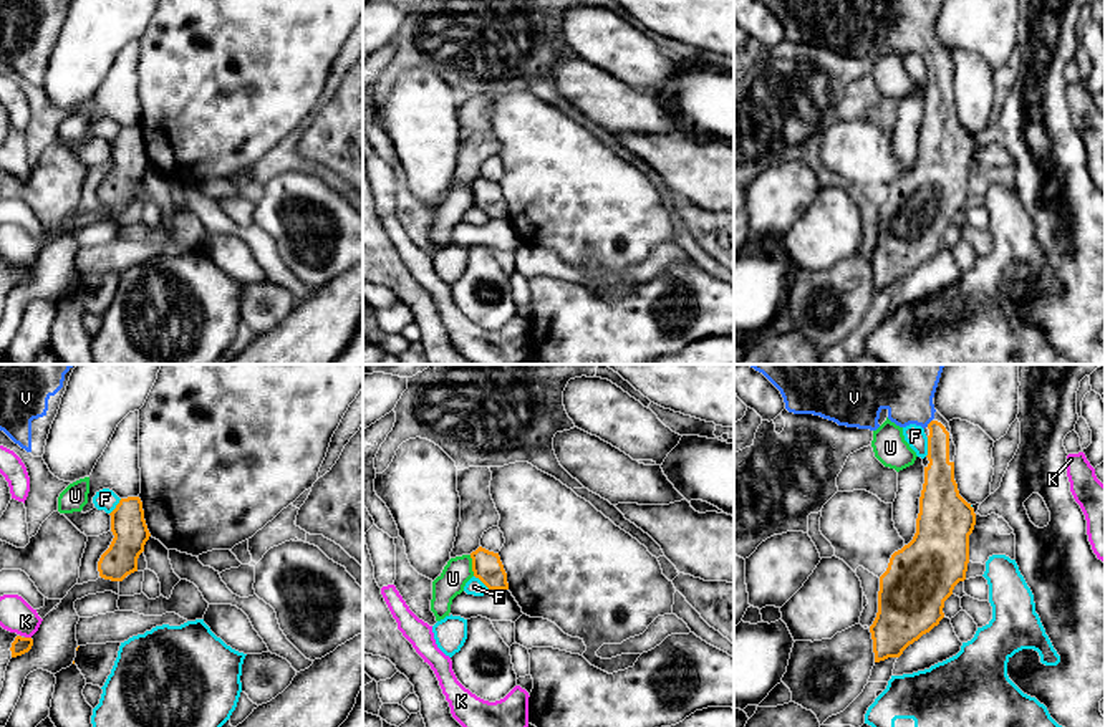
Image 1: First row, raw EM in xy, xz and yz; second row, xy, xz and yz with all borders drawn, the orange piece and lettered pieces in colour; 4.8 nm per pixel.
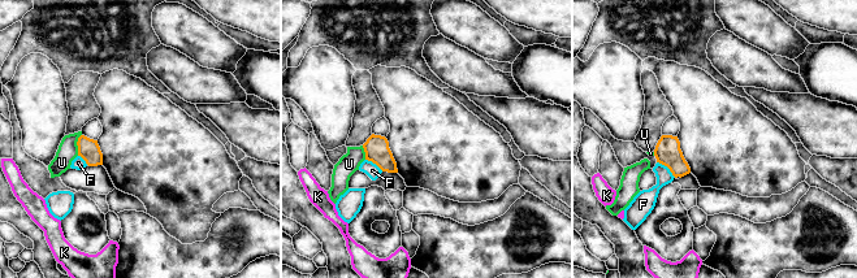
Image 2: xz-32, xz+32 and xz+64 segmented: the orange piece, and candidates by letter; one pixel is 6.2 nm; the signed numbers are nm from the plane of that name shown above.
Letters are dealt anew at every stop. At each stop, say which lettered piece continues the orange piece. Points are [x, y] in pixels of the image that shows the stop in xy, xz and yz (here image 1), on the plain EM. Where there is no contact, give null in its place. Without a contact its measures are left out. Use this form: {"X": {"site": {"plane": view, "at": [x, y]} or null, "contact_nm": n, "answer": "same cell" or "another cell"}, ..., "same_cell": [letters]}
{"F": {"site": {"plane": "yz", "at": [928, 77]}, "contact_nm": 100, "answer": "another cell"}, "K": {"site": {"plane": "xy", "at": [28, 267]}, "contact_nm": 30, "answer": "another cell"}, "U": {"site": {"plane": "xz", "at": [472, 194]}, "contact_nm": 110, "answer": "another cell"}, "V": {"site": {"plane": "yz", "at": [930, 52]}, "contact_nm": 50, "answer": "same cell"}, "same_cell": ["V"]}

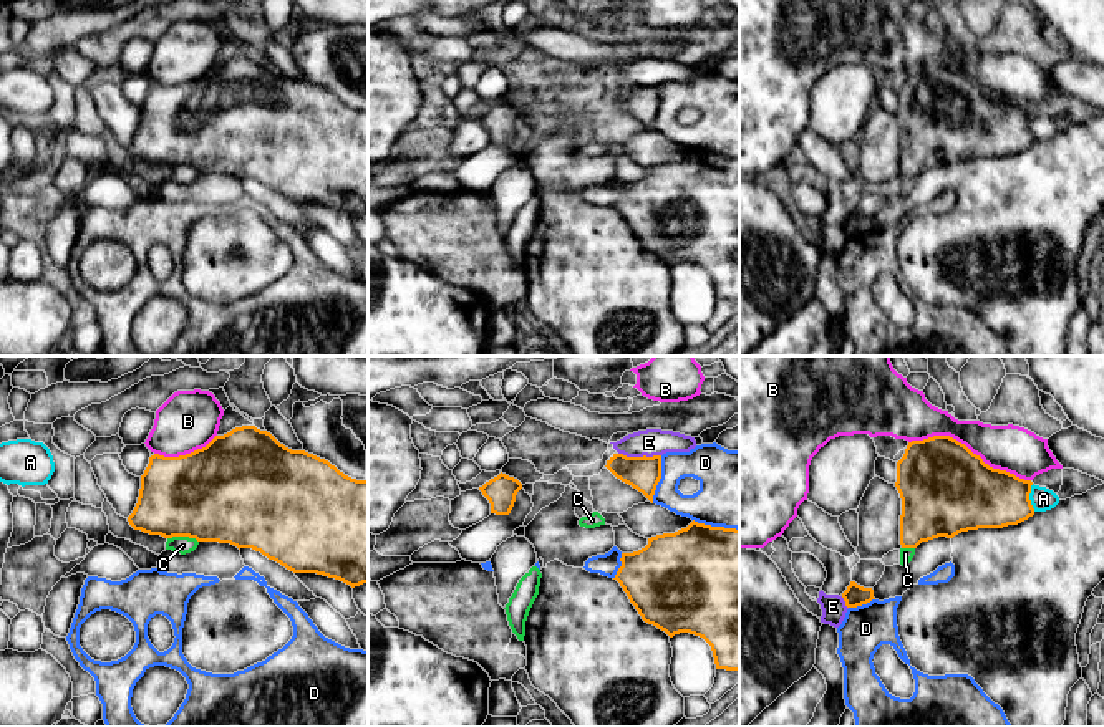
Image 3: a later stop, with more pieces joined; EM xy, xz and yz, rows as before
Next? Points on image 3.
{"A": {"site": {"plane": "yz", "at": [1028, 126]}, "contact_nm": 140, "answer": "another cell"}, "B": {"site": {"plane": "yz", "at": [968, 78]}, "contact_nm": 600, "answer": "another cell"}, "C": {"site": {"plane": "xy", "at": [183, 164]}, "contact_nm": 150, "answer": "another cell"}, "D": {"site": {"plane": "xz", "at": [660, 106]}, "contact_nm": 240, "answer": "another cell"}, "E": {"site": {"plane": "xz", "at": [640, 86]}, "contact_nm": 200, "answer": "another cell"}, "same_cell": []}

